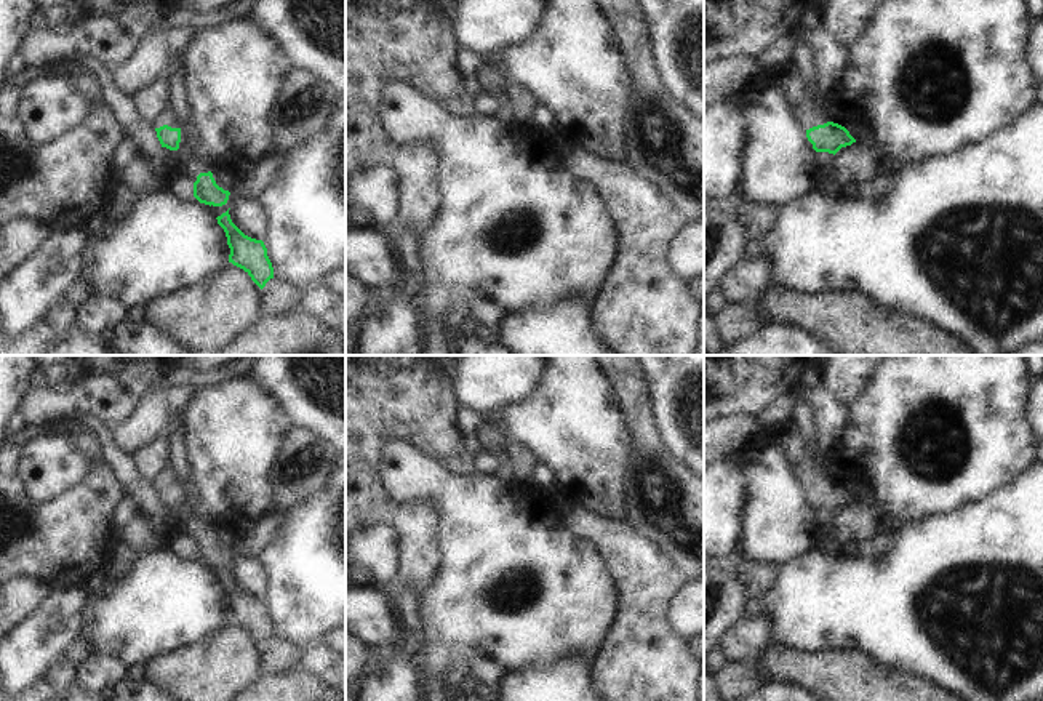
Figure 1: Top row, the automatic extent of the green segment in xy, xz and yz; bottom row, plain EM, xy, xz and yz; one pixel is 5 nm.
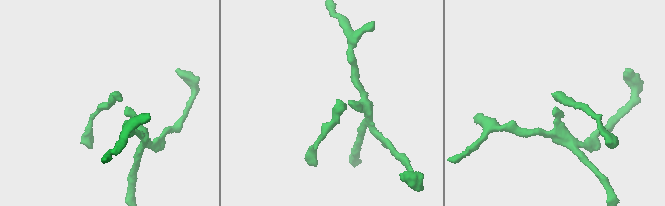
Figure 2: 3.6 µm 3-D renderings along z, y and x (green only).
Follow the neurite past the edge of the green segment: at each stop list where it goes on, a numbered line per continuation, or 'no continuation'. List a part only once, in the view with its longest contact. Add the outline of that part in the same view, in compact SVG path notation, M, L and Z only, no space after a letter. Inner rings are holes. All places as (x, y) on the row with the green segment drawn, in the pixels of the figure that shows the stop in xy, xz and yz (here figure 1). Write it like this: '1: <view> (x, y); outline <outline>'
1: xy (167, 117); outline M166 109L165 112L162 112L158 115L158 118L154 122L155 128L160 128L163 125L168 125L171 128L179 128L181 126L179 122L178 122L178 118L176 118L176 115L170 109Z

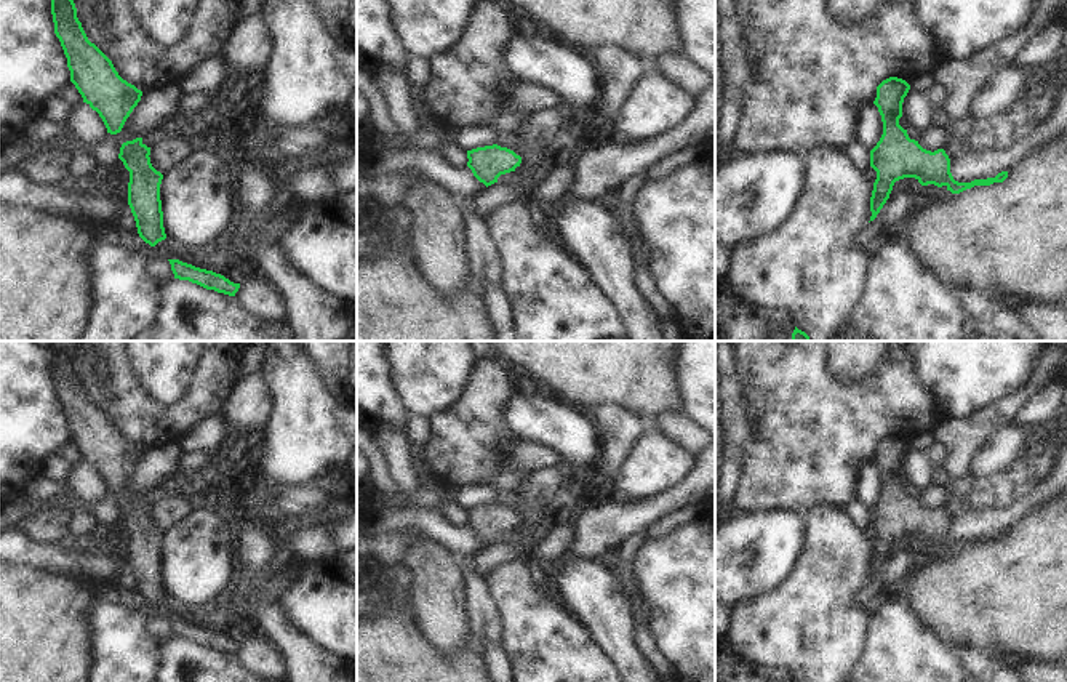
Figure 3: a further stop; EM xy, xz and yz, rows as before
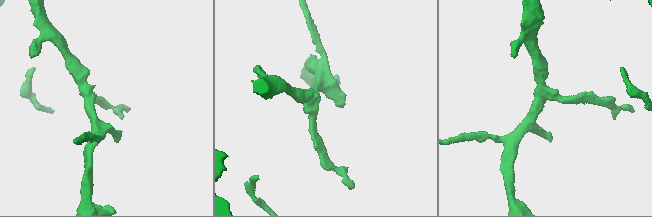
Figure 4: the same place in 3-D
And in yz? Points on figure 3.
no continuation

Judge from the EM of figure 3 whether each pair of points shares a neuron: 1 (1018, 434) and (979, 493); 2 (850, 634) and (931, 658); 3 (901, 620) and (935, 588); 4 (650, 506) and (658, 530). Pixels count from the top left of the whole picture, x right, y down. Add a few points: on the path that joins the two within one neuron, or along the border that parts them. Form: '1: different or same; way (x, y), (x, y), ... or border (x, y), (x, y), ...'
1: different; border (1024, 453), (1003, 471), (983, 477), (968, 476)
2: different; border (871, 617), (864, 650), (853, 665)
3: different; border (906, 602), (938, 636)
4: different; border (688, 505), (664, 514), (643, 529)

